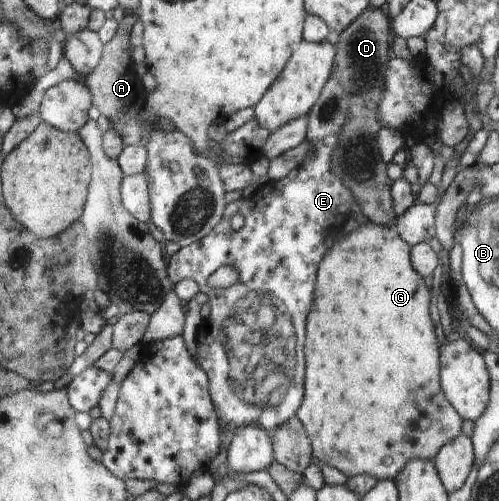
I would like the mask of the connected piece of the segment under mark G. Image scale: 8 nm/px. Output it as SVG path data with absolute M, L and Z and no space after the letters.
M363 219L360 227L344 236L338 244L335 244L325 254L323 261L318 267L316 288L314 291L314 302L309 312L306 323L306 344L304 354L306 359L304 377L304 399L302 406L298 409L299 421L306 426L307 437L314 448L314 456L327 466L335 467L346 477L357 475L369 475L377 481L395 480L397 474L403 470L405 464L414 459L423 461L435 460L435 456L446 445L448 441L454 440L462 435L462 419L455 408L445 398L439 382L439 350L437 350L437 336L429 312L429 288L425 286L423 278L414 269L411 260L411 247L408 242L395 230L395 224L389 227L375 225Z

